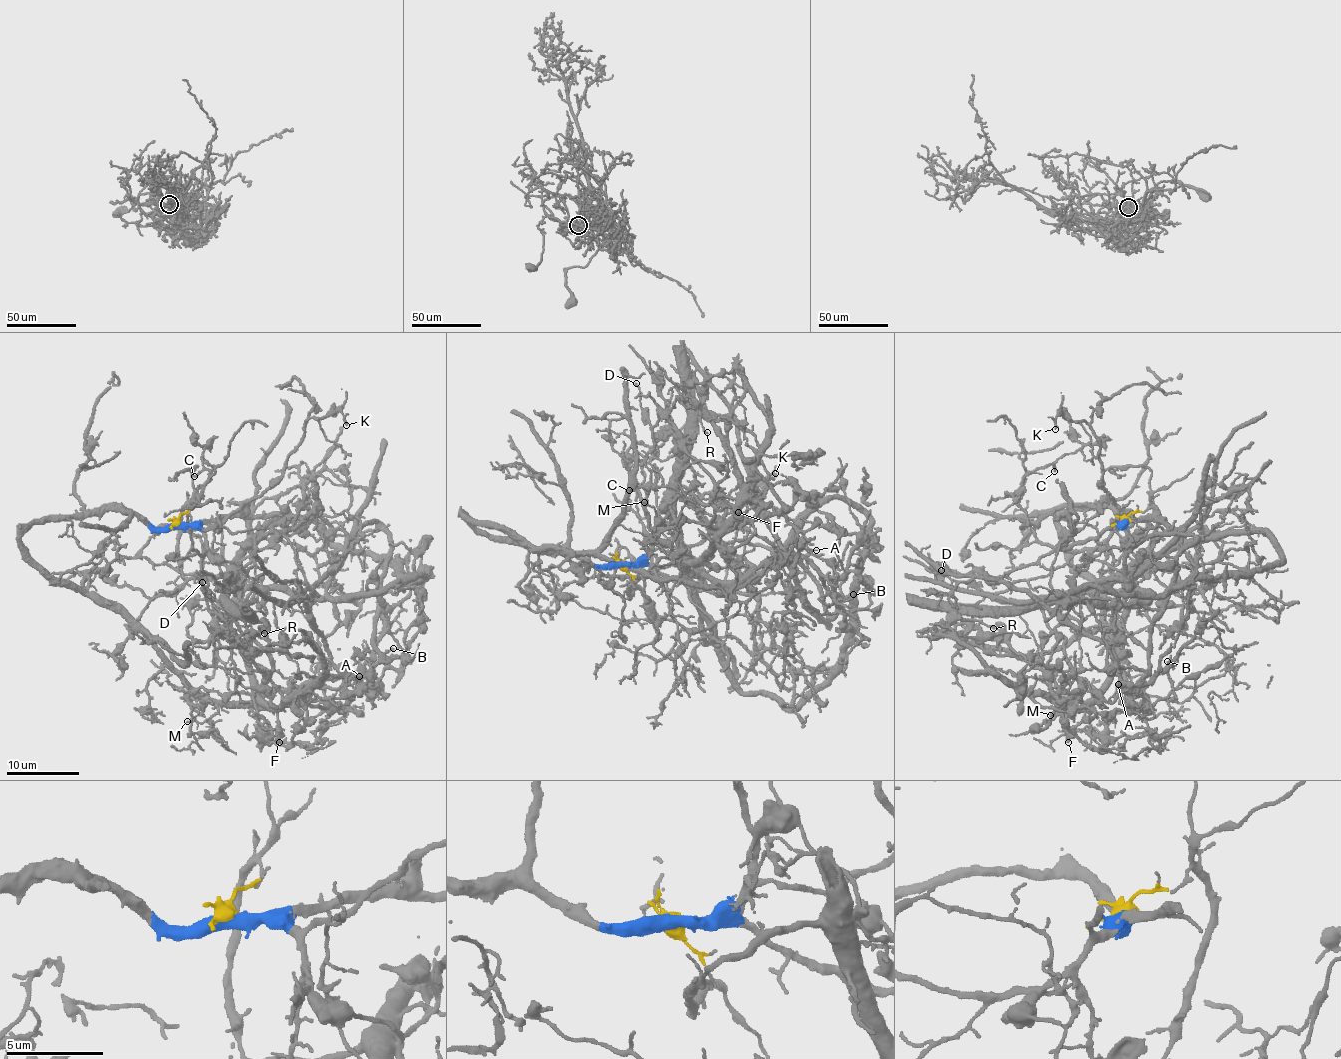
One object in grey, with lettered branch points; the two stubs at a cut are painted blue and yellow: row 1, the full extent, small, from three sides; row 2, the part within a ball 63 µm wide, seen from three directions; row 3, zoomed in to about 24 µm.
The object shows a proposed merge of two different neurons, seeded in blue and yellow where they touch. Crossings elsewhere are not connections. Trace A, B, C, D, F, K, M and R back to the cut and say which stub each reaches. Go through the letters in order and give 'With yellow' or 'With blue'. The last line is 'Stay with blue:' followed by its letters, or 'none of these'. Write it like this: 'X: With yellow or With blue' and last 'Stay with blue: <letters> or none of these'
A: With blue
B: With blue
C: With blue
D: With blue
F: With yellow
K: With blue
M: With yellow
R: With yellow
Stay with blue: A, B, C, D, K

